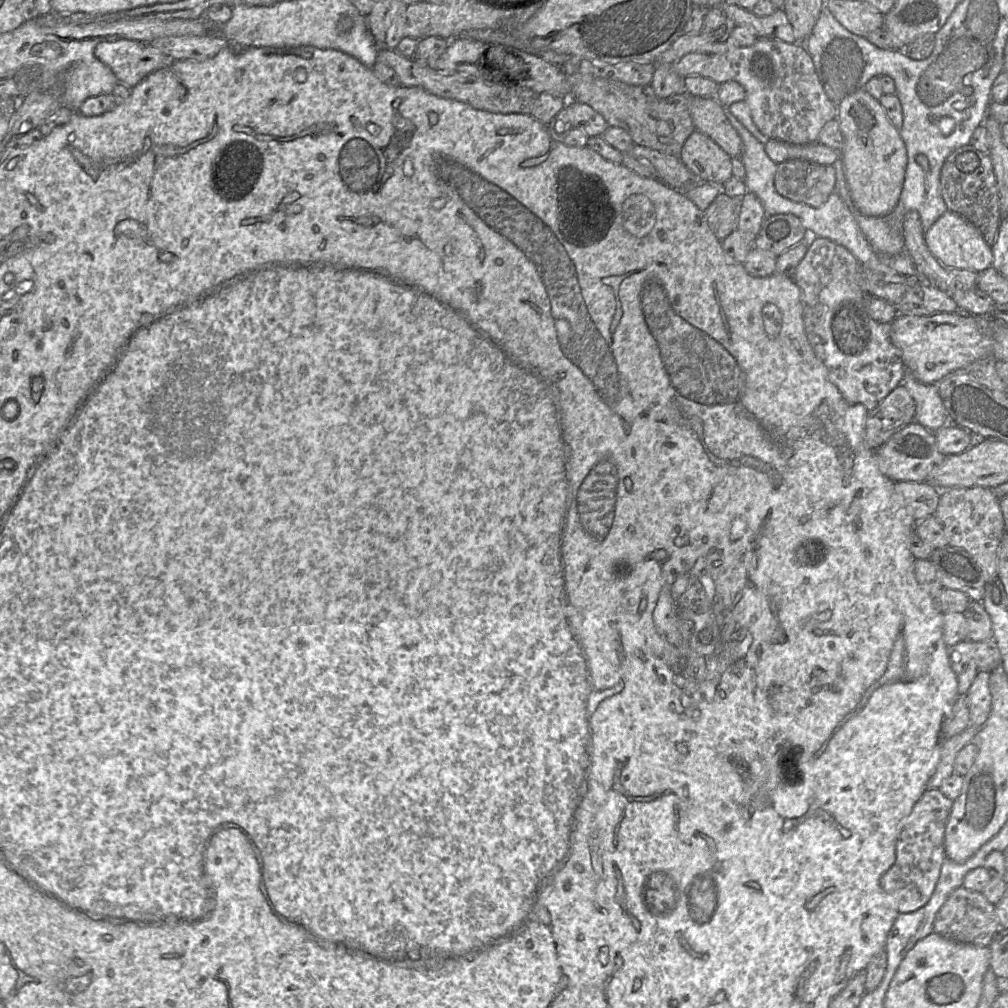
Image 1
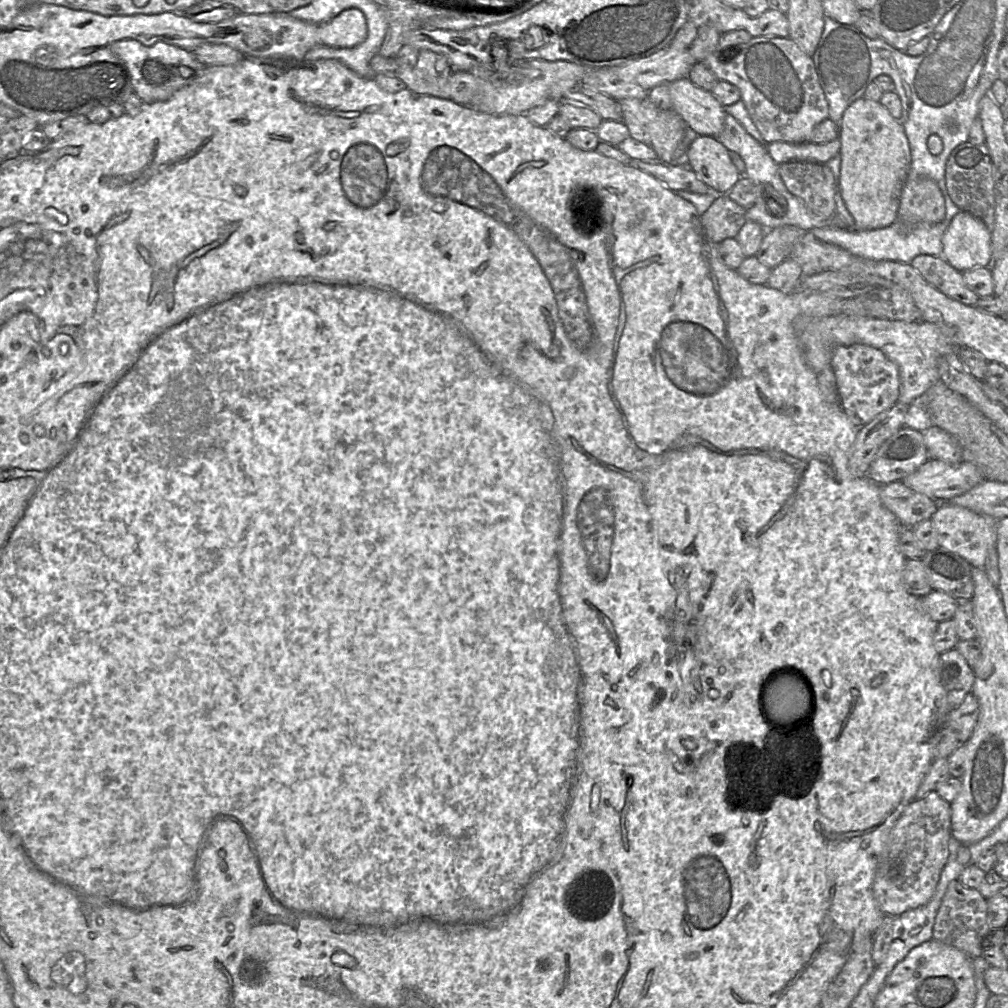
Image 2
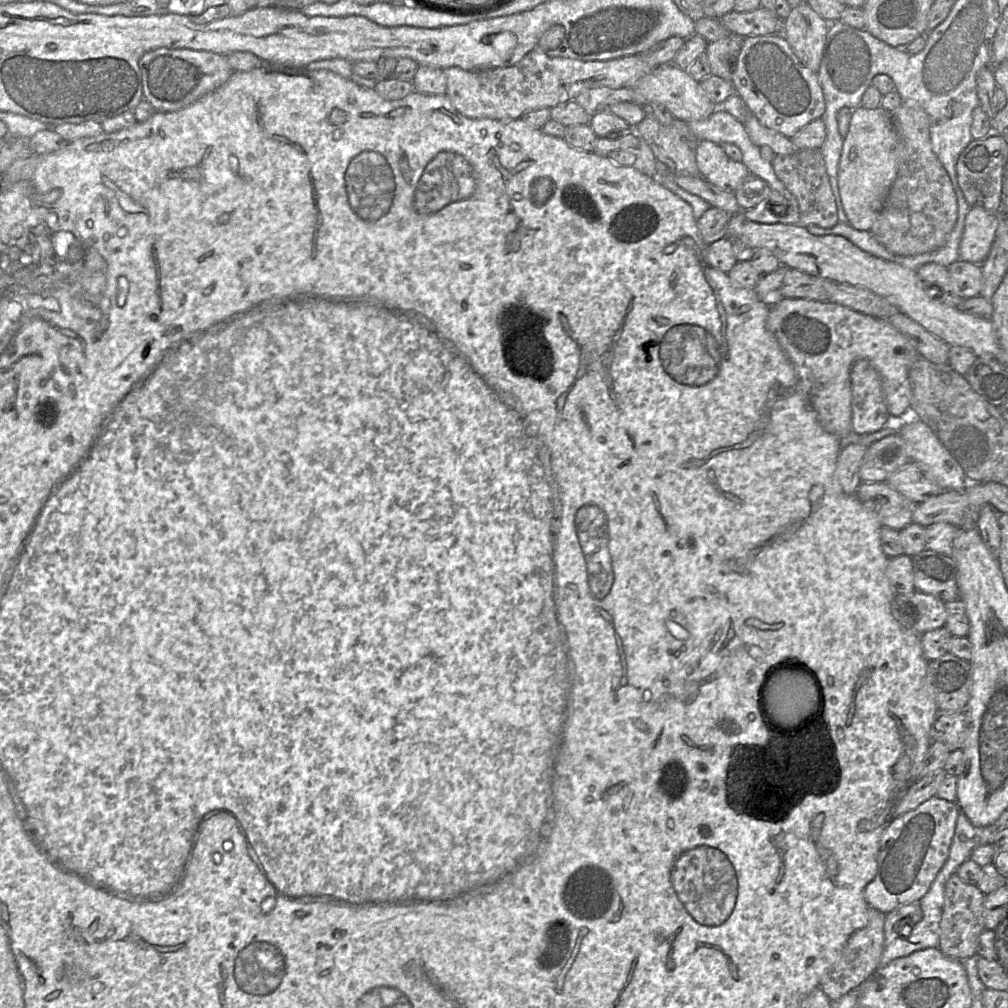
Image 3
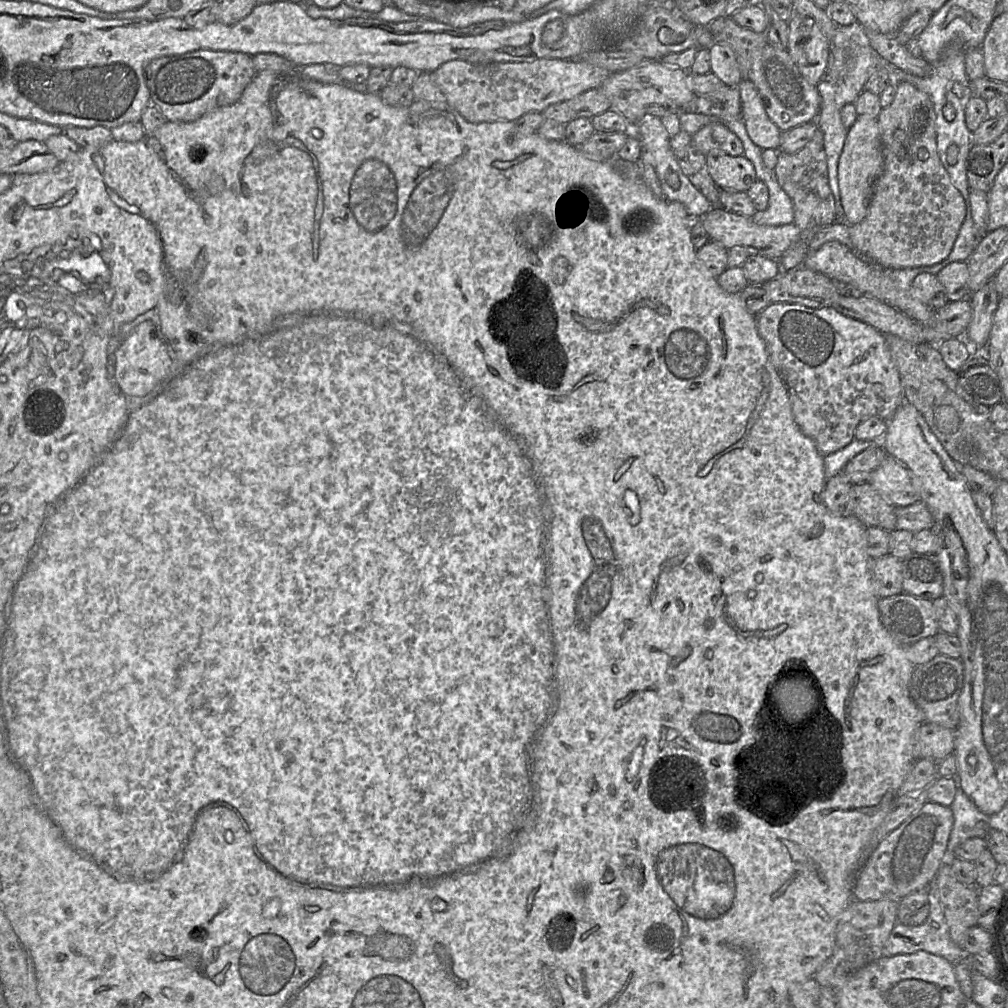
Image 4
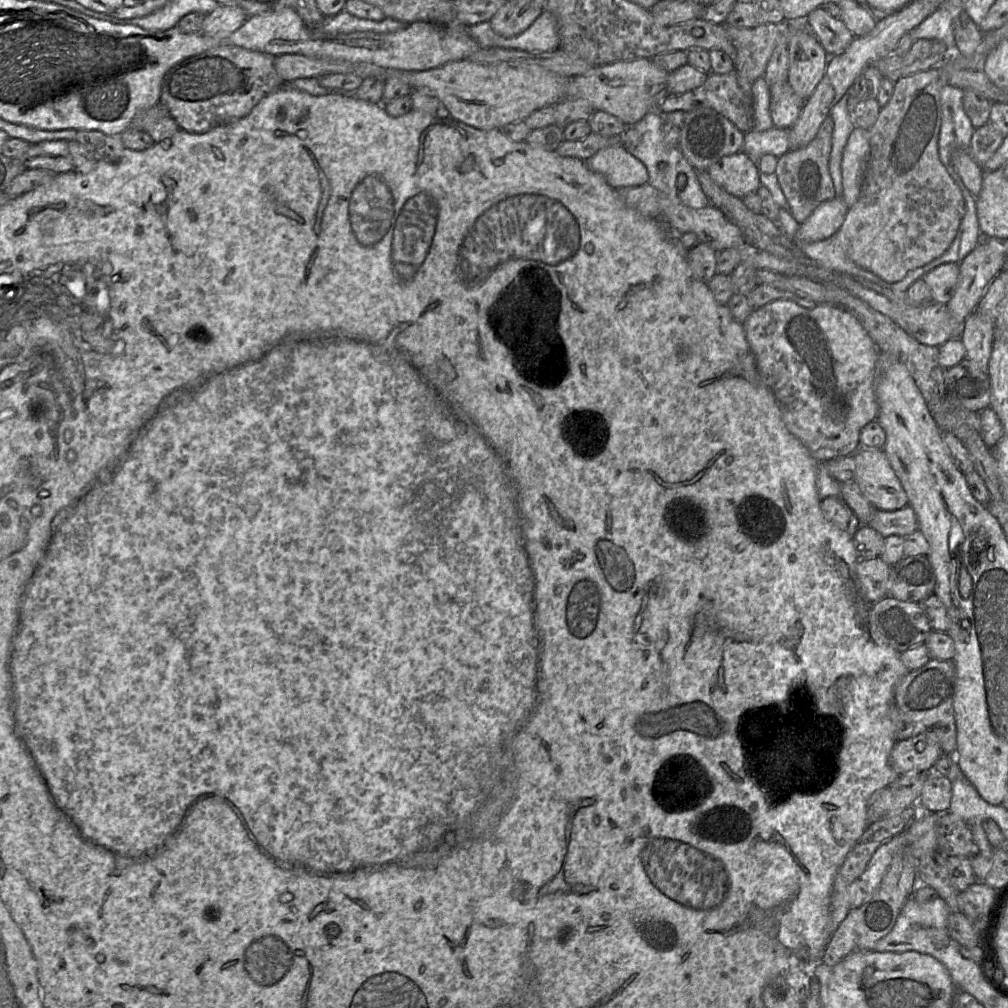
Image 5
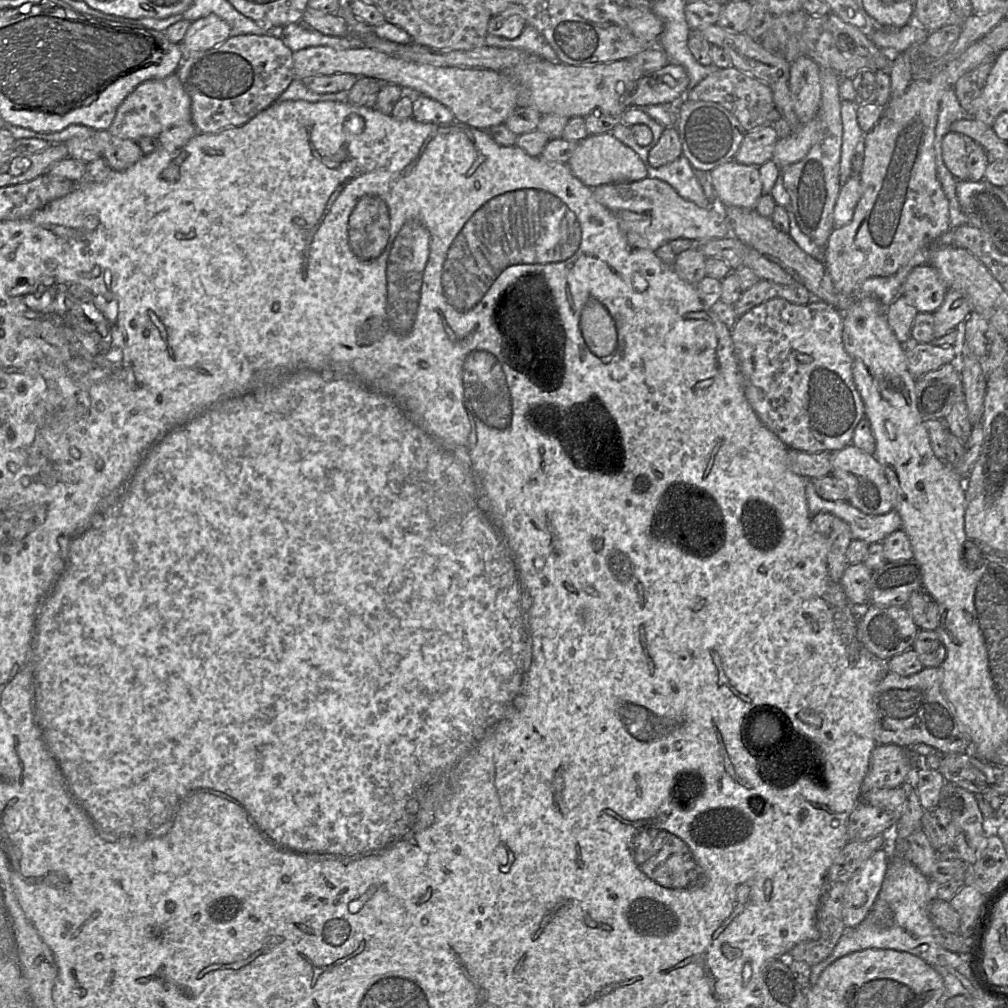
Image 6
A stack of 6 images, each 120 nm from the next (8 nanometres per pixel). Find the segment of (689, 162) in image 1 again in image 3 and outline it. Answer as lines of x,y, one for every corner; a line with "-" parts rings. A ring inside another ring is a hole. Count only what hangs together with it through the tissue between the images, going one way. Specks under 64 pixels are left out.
707,140
699,141
696,162
701,177
728,192
734,193
750,174
742,161
732,160
719,144

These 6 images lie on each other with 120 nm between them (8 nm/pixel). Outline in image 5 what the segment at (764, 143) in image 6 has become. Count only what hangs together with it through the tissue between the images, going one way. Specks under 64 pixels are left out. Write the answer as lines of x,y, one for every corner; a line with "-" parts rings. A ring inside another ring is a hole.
772,127
766,131
751,130
745,133
742,151
754,161
765,154
781,157
791,150
789,143
790,129

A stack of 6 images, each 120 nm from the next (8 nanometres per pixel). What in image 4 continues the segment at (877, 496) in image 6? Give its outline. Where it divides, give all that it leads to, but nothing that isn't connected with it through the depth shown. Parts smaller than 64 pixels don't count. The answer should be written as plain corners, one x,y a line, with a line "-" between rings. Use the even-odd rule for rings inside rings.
888,454
871,473
868,483
895,507
907,507
920,501
908,468

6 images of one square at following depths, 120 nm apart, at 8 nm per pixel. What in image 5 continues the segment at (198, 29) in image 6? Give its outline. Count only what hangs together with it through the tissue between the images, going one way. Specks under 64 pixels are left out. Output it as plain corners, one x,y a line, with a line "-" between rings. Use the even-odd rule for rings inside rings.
219,5
205,16
201,33
215,38
226,38
237,31
247,17
240,7

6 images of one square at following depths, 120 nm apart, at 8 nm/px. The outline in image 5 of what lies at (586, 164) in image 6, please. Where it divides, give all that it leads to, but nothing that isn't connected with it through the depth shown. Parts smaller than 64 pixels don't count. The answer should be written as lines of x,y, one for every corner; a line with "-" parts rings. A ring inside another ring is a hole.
622,144
599,150
586,164
592,171
602,174
614,189
641,186
649,180
645,165

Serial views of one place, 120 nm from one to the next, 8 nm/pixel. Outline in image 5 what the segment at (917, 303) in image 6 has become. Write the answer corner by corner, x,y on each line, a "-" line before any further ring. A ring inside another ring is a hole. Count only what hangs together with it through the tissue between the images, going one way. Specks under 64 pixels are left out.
946,263
922,277
929,286
935,303
947,304
950,301
955,292
959,274
959,263

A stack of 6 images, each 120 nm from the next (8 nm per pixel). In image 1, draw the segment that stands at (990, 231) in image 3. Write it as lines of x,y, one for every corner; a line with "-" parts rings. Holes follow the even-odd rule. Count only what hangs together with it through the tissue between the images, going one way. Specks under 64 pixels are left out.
946,211
924,232
925,243
932,255
948,269
982,272
992,266
993,253
980,231
962,216

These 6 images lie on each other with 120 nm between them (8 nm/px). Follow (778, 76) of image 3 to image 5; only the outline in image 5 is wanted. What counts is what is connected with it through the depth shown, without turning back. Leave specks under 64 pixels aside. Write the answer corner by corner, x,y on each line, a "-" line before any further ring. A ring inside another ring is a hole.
788,81
769,86
770,113
775,128
790,129
797,121
805,100
799,97

